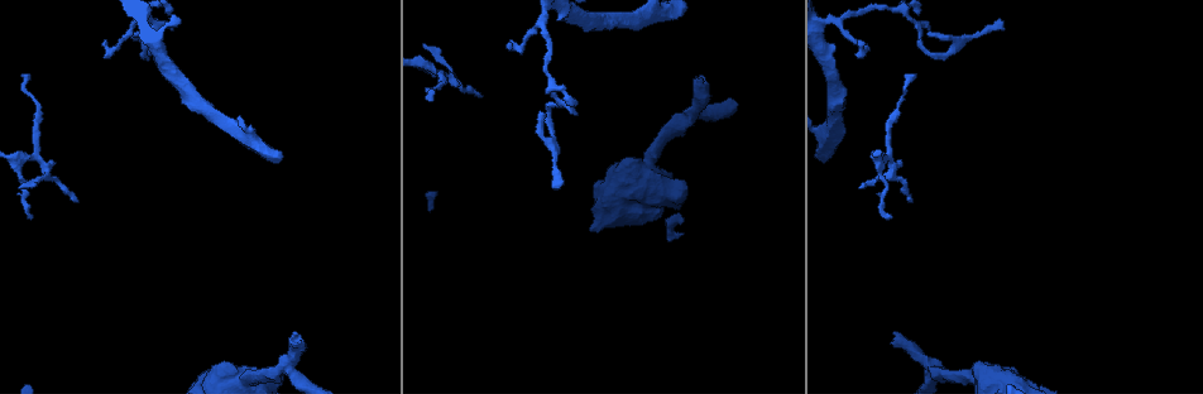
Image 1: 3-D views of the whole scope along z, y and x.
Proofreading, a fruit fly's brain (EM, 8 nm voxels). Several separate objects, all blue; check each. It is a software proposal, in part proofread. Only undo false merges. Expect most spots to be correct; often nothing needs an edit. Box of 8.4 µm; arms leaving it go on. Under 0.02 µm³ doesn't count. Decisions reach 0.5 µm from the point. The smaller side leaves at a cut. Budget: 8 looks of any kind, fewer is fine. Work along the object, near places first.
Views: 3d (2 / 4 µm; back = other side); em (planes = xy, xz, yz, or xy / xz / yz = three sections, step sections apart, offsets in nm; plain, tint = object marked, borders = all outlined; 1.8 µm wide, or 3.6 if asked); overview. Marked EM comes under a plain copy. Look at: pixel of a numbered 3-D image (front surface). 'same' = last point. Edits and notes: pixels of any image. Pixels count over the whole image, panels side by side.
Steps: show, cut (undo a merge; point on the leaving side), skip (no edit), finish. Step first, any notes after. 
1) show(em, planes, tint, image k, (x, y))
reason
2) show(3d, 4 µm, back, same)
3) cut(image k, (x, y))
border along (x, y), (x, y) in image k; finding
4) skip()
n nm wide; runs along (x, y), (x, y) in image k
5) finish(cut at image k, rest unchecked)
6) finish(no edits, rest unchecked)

show(em, yz, step 4, borders, image 1, (885, 154))
sharp bend

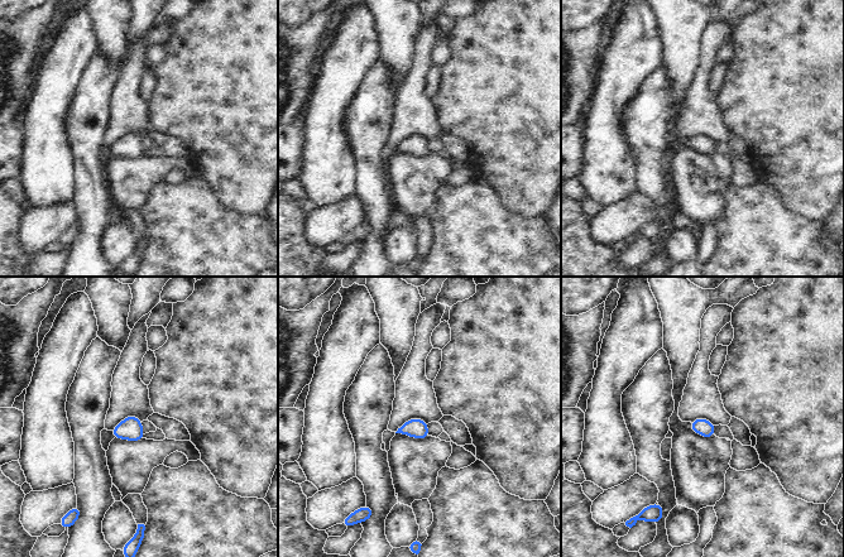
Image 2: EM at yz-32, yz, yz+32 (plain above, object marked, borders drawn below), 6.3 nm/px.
show(em, planes, borders, same)
cut it another way

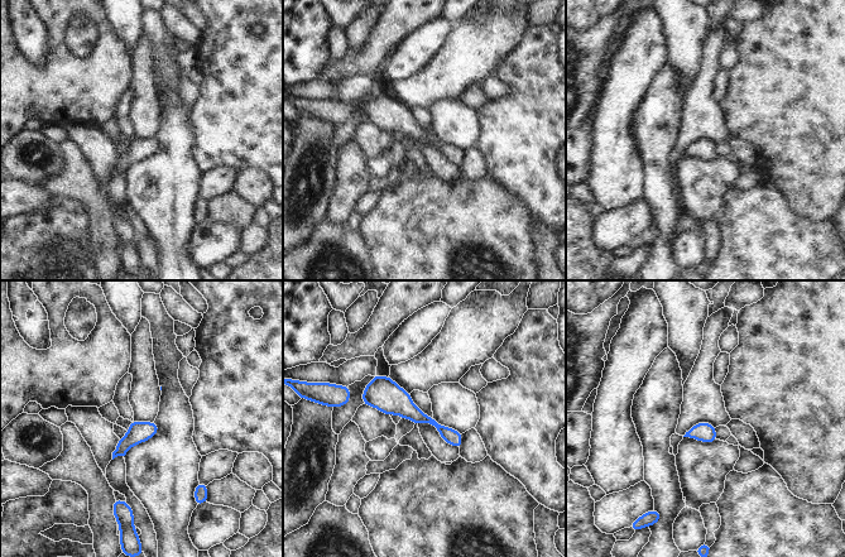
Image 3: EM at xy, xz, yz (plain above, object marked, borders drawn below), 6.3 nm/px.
skip()
runs along (365, 393), (397, 399), (459, 443) in image 3; continuous, no second neuron

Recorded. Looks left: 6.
show(em, planes, tint, image 1, (834, 19))
sudden change in width

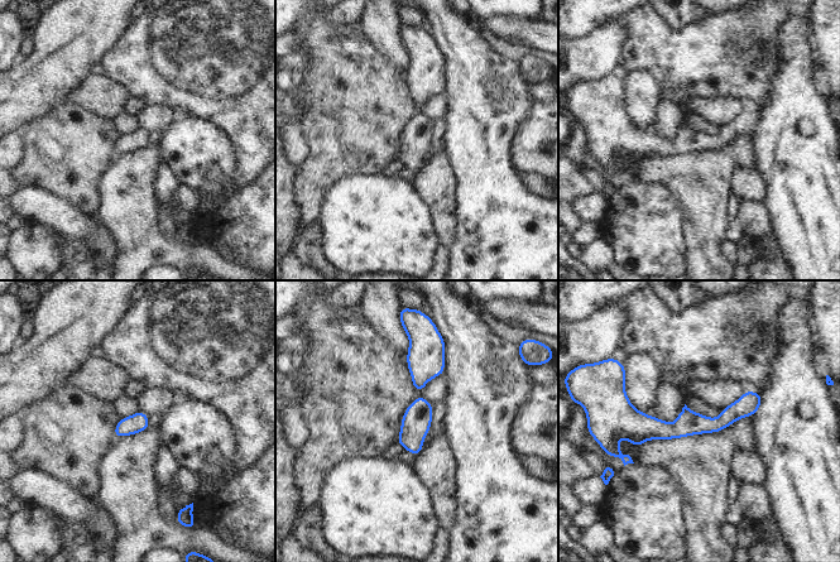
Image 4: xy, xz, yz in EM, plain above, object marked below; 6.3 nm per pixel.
skip()
120 nm wide; runs along (758, 398), (718, 424), (624, 416) in image 4; continuous, no second neuron

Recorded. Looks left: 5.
show(em, planes, tint, image 1, (825, 134))
thick turns thin

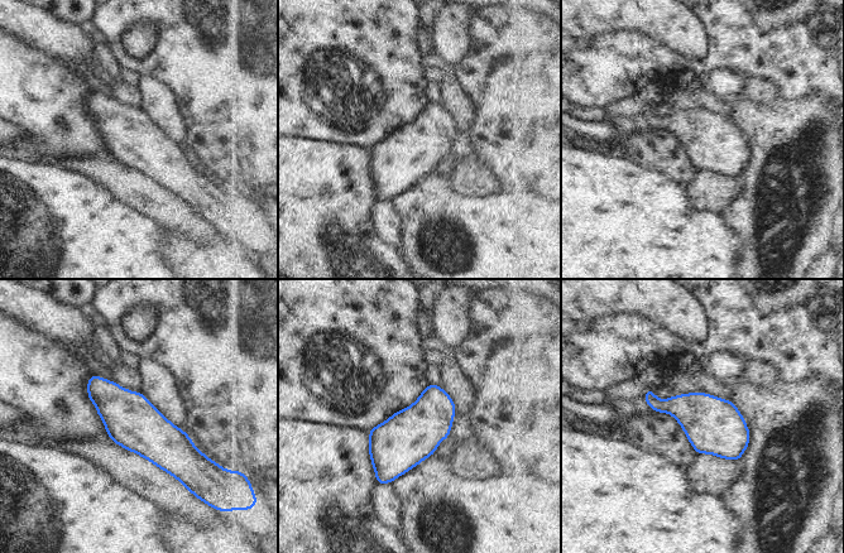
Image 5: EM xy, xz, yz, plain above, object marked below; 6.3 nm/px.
skip()
340 nm wide; all the same neuron

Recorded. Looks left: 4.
finish(no edits, rest unchecked)

